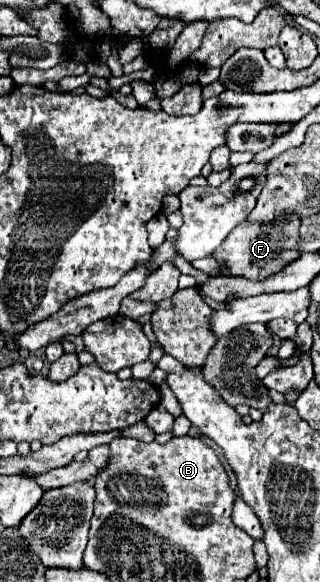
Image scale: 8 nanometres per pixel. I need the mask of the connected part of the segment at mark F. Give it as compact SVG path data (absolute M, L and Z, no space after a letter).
M277 219L273 223L239 223L225 243L213 251L213 259L221 265L221 275L233 275L233 277L245 277L245 279L267 279L269 275L275 275L281 271L281 267L287 267L301 255L299 249L299 227L301 219Z

